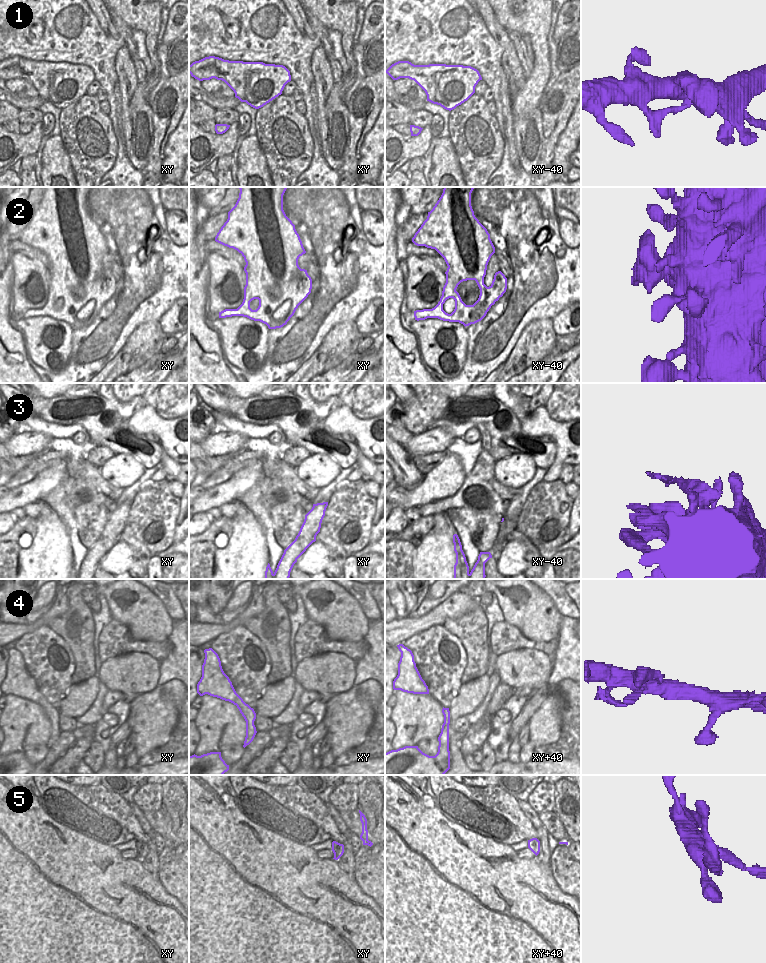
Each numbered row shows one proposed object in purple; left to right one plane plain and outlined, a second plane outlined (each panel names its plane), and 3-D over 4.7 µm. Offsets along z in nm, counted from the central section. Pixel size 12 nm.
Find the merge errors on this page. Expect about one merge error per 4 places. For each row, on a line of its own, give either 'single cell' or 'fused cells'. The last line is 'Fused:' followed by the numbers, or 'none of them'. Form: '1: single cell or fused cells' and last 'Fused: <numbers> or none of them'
1: single cell
2: single cell
3: fused cells
4: single cell
5: single cell
Fused: 3

